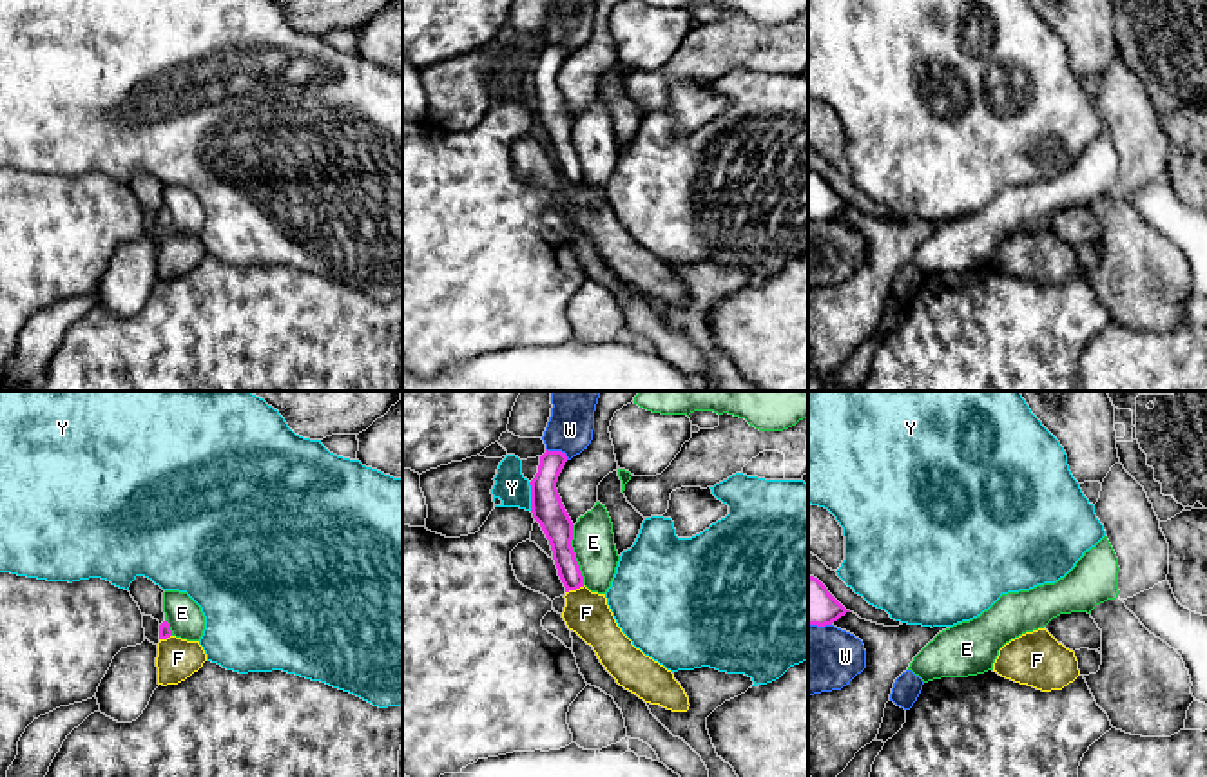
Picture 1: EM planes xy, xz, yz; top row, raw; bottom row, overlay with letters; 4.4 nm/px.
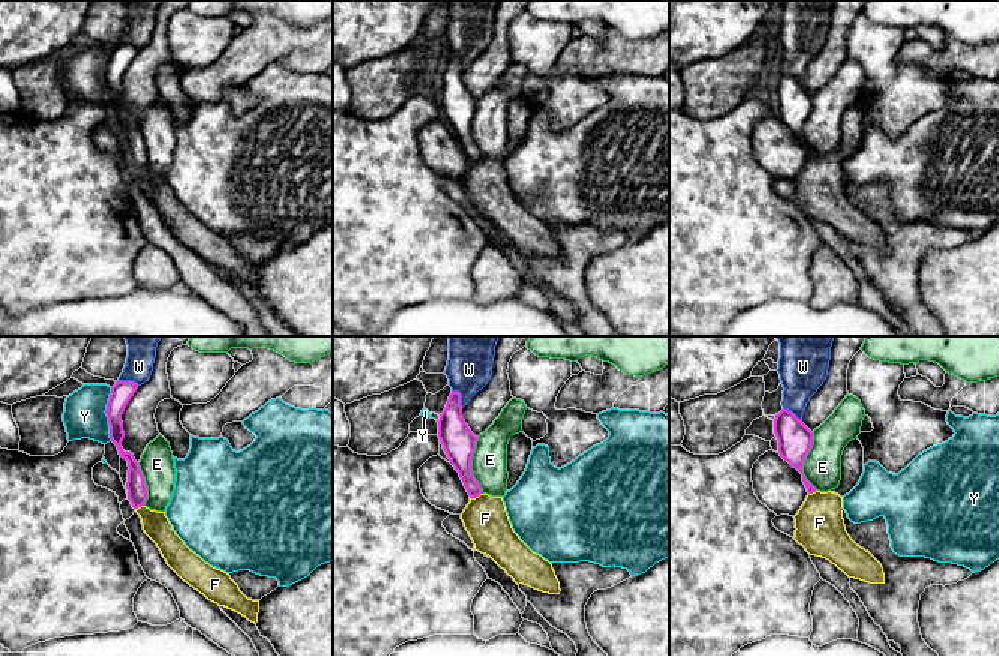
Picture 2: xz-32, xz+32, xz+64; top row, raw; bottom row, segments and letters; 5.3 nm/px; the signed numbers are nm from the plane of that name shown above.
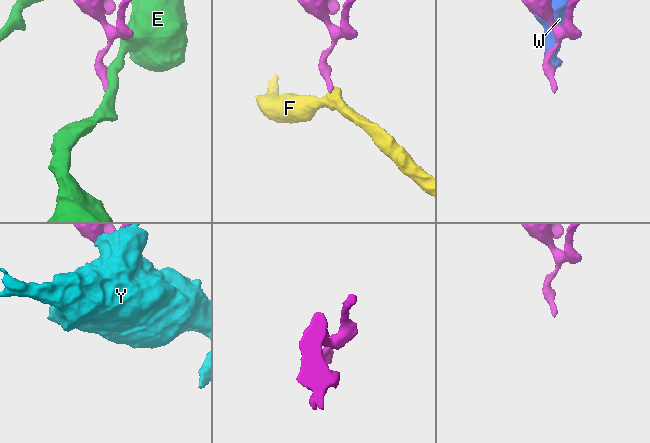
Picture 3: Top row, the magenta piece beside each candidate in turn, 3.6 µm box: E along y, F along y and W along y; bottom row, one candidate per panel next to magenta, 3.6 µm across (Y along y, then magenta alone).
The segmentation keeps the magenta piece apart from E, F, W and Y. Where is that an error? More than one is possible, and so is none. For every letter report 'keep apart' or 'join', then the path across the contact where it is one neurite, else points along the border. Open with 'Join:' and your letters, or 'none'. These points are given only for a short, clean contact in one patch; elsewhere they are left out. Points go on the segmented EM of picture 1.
Join: none
E: keep apart
F: keep apart | along xz (584, 585), (566, 593)
W: keep apart
Y: keep apart

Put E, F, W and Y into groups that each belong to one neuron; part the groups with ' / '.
E / F / W / Y

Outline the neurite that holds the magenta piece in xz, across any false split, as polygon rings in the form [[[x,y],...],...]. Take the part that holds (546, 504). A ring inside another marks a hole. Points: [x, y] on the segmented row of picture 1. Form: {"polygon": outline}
{"polygon": [[[547,451],[540,456],[538,473],[531,485],[531,513],[549,540],[553,560],[565,592],[584,587],[584,576],[575,558],[573,522],[556,489],[558,476],[567,462],[565,453]]]}

